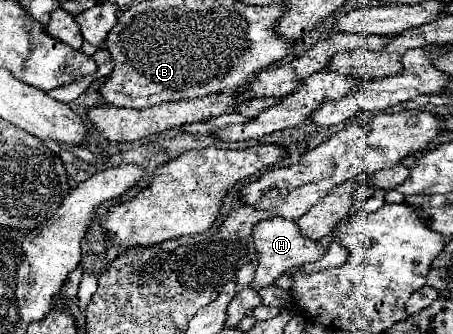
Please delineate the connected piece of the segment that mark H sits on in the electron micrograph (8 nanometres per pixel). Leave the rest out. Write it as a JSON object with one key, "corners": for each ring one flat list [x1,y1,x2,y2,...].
{"corners":[[268,218,268,220,258,222,252,232,252,240,254,240,256,252,258,252,258,268,256,268,256,276,252,280,254,290,274,284,274,280,278,280,284,274,284,270,288,270,292,266,302,266,306,262,314,262,324,254,324,248,318,246,318,242,304,238,300,234,300,228,296,226,296,222,286,220,286,218]]}

